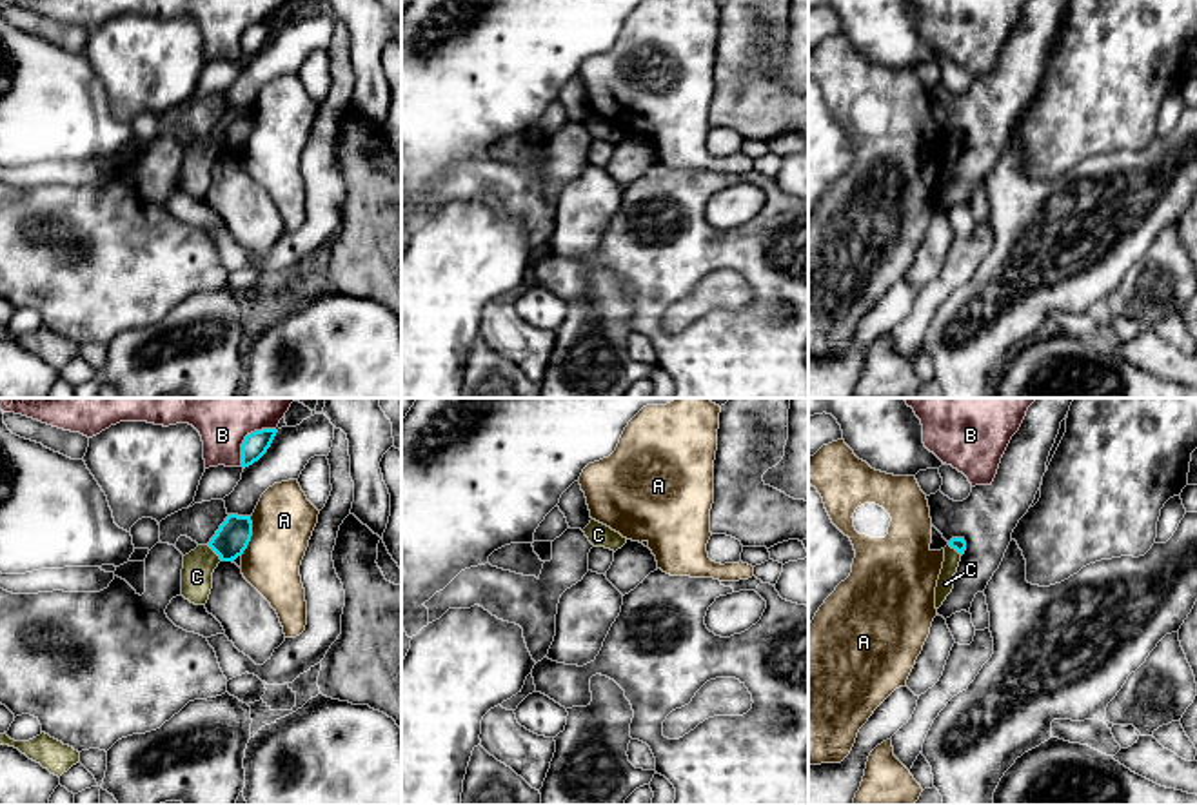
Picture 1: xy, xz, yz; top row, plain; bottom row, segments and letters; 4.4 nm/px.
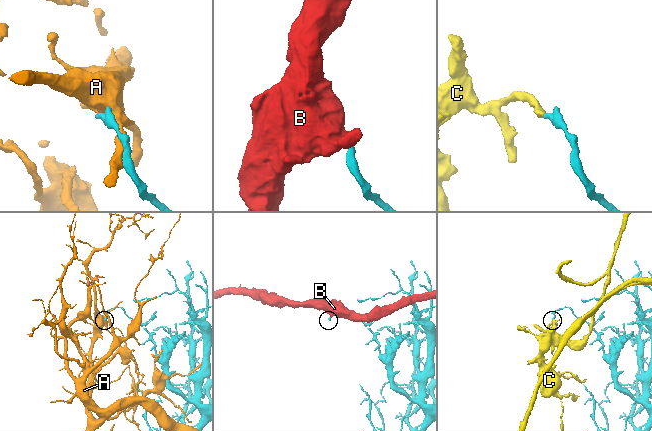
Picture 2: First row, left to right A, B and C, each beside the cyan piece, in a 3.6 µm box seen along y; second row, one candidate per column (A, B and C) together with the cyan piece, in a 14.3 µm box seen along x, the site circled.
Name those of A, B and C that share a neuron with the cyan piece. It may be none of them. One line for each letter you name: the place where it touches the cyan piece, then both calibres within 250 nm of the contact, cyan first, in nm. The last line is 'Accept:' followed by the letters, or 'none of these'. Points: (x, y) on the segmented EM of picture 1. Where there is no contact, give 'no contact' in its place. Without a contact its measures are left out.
Accept: none of these

